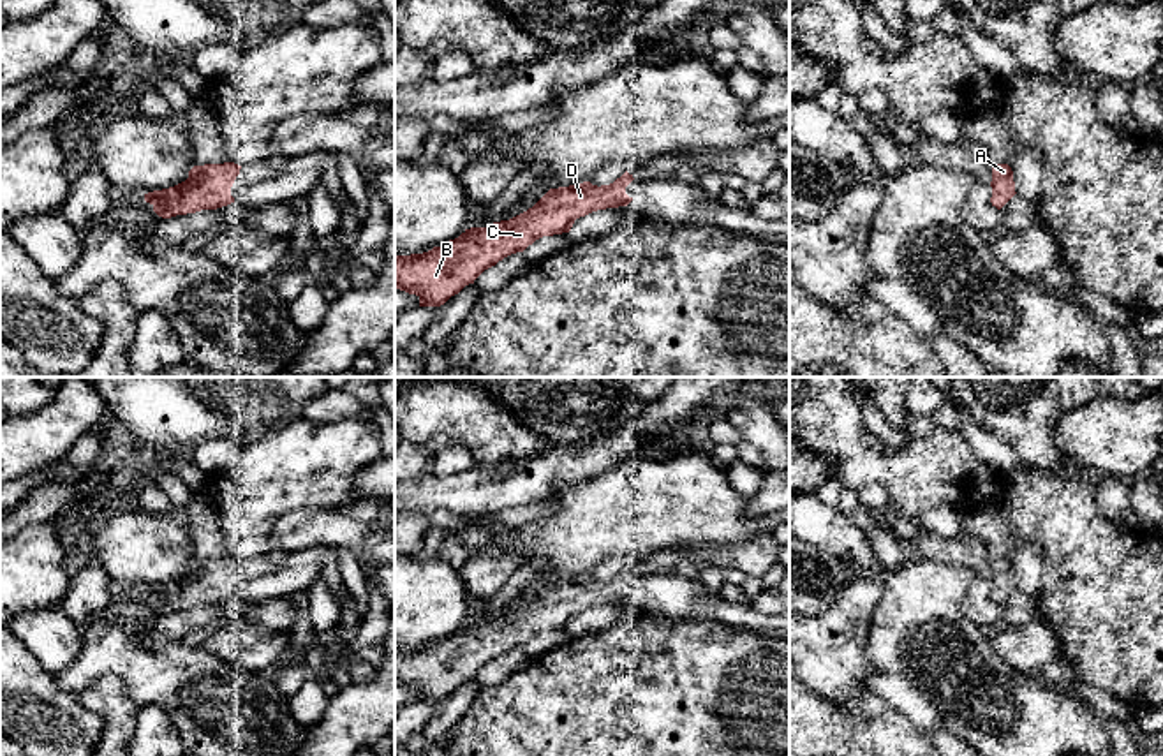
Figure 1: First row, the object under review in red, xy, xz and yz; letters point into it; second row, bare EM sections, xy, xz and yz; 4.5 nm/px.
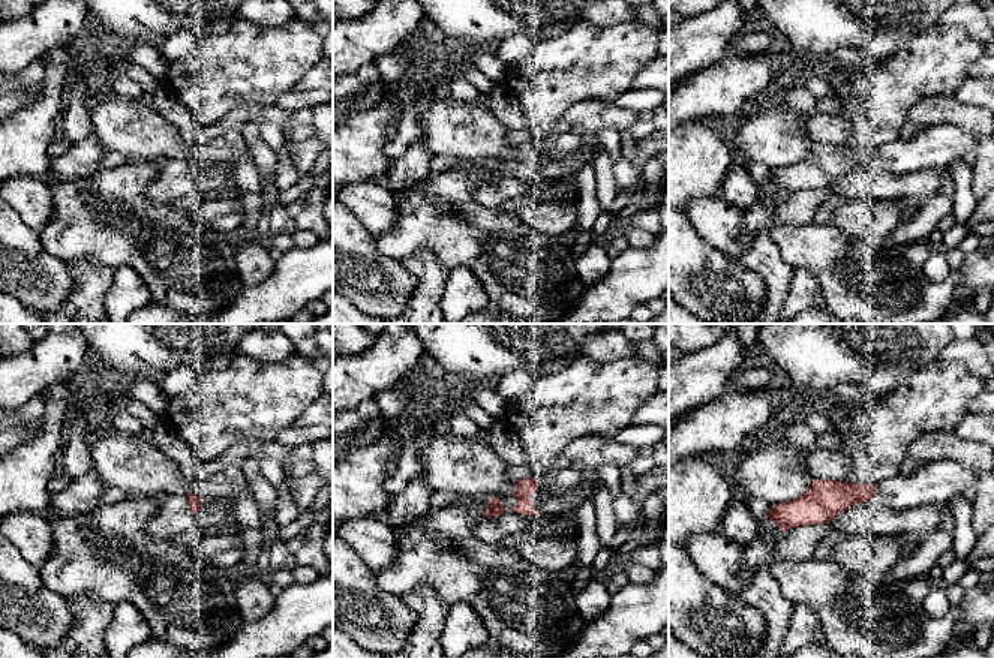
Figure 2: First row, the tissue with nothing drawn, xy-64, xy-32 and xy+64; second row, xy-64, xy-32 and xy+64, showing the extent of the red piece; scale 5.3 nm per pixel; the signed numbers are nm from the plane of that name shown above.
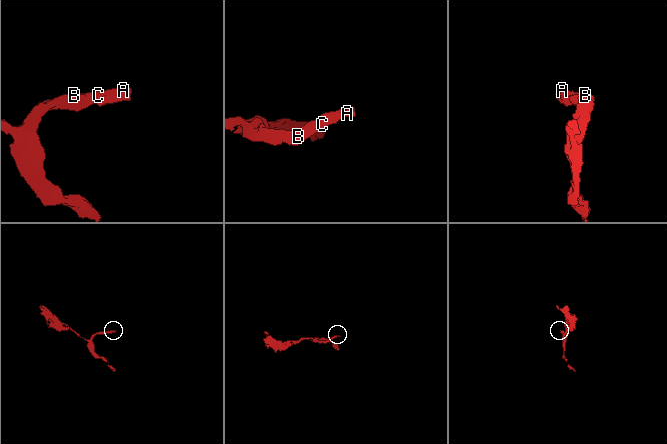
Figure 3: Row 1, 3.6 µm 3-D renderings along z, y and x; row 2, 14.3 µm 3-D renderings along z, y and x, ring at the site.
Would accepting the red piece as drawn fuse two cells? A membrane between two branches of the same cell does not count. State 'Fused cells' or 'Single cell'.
Single cell

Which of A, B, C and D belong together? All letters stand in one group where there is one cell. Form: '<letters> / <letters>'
A B C D

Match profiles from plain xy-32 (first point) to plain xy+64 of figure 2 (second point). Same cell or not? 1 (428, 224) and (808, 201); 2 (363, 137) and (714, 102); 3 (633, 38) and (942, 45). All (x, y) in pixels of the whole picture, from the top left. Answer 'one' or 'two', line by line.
1: two
2: two
3: one

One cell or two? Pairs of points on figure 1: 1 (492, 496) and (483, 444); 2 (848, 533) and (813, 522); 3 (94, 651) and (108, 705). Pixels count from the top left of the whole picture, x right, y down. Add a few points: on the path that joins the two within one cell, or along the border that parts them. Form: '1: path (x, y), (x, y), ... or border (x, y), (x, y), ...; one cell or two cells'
1: border (478, 462), (494, 466); two cells
2: path (839, 533), (822, 526); one cell
3: border (80, 695), (101, 677), (115, 675), (134, 702); two cells

